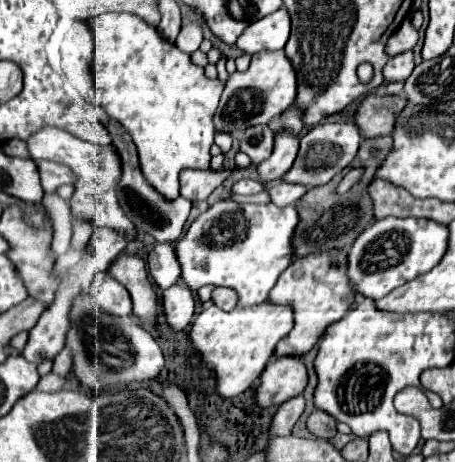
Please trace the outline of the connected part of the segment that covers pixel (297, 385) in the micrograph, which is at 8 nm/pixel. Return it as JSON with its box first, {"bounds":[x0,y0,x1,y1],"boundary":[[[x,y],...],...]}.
{"bounds":[254,357,308,409],"boundary":[[[302,357],[270,359],[270,365],[262,371],[258,385],[254,387],[254,399],[260,409],[270,405],[282,405],[284,401],[300,395],[308,383],[308,373]]]}

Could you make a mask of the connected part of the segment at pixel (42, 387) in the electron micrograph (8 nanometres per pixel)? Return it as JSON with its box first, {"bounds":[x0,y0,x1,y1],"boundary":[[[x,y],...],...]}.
{"bounds":[34,373,64,391],"boundary":[[[48,373],[48,375],[44,375],[40,381],[38,381],[38,387],[34,387],[36,391],[58,391],[58,389],[62,389],[62,385],[64,385],[64,377],[58,377],[58,375],[54,375],[54,373]]]}

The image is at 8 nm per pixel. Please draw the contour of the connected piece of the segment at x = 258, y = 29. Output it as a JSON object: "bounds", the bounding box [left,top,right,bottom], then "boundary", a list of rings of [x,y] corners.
{"bounds":[238,7,290,53],"boundary":[[[280,7],[276,13],[252,23],[238,39],[238,49],[244,53],[258,53],[264,49],[282,49],[290,35],[290,15],[284,7]]]}

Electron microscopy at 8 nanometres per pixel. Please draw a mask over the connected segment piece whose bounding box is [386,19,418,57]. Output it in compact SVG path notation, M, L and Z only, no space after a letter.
M406 19L400 29L390 37L390 41L386 43L386 55L392 57L392 55L398 55L398 53L404 53L404 51L410 51L418 41L418 31L412 27L410 19Z

